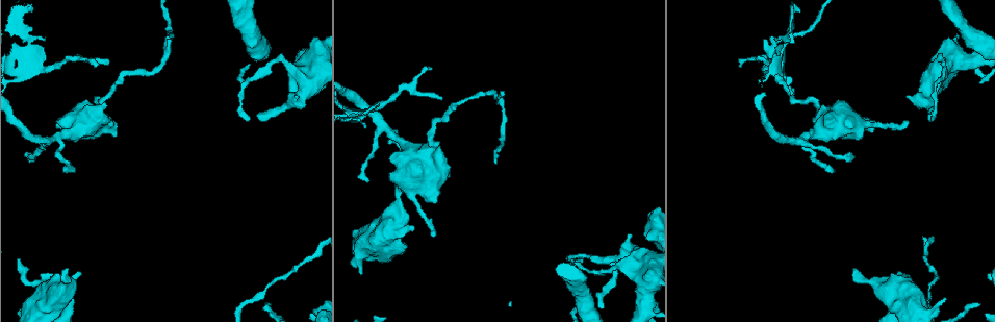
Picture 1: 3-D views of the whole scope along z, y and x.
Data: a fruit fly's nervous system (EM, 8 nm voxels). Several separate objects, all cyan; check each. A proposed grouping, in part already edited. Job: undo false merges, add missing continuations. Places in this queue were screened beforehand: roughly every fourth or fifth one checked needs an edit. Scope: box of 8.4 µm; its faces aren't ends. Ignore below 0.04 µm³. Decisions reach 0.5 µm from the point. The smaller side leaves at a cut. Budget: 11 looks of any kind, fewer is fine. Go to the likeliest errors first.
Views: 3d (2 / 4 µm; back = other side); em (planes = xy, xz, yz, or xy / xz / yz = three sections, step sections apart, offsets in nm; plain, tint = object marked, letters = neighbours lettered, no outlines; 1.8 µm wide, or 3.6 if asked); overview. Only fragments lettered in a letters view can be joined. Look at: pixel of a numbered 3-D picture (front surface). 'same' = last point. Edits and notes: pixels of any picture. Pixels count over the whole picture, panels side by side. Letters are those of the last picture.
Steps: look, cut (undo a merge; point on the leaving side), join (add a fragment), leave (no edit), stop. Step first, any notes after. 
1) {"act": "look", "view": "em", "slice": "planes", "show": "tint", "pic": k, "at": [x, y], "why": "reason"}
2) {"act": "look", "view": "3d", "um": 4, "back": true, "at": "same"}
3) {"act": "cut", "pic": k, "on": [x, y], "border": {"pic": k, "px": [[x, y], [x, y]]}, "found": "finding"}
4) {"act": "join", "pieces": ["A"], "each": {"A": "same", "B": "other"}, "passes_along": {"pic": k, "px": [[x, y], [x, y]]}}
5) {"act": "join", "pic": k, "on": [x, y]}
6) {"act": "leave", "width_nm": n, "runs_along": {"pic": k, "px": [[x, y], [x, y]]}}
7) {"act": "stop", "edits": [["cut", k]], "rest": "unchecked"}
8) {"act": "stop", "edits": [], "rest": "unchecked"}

{"act": "look", "view": "em", "slice": "planes", "show": "letters", "pic": 1, "at": [258, 116], "why": "branch stops here"}

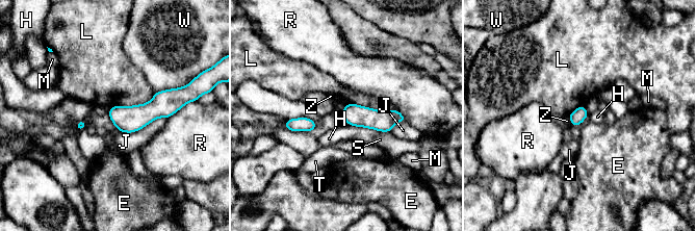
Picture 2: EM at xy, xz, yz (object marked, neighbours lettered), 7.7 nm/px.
{"act": "leave", "each": {"E": "other", "H": "other", "J": "other", "L": "other", "M": "other", "R": "other", "S": "other", "T": "other", "W": "other", "Z": "other"}, "runs_along": {"pic": 2, "px": [[344, 111], [367, 118], [402, 119]]}, "found": "none of them fits"}

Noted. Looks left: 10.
{"act": "look", "view": "em", "slice": "planes", "show": "letters", "pic": 1, "at": [362, 273], "why": "free end"}

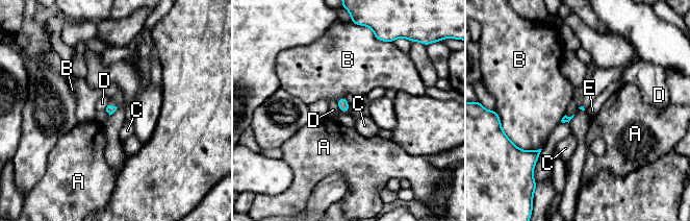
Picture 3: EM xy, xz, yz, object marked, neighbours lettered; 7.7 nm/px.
{"act": "leave", "each": {"A": "other", "B": "other", "C": "other", "D": "other", "E": "other"}, "border": {"pic": 3, "px": [[105, 109], [109, 115]]}, "found": "no lettered fragment goes on from it"}

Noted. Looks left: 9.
{"act": "look", "view": "3d", "um": 4, "pic": 1, "at": [413, 226], "why": "branch stops here"}

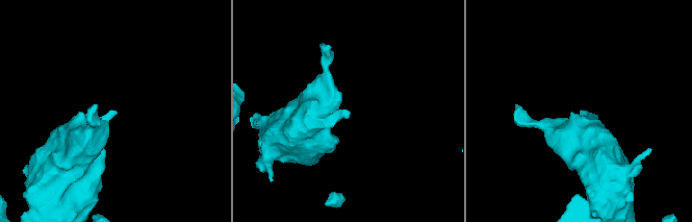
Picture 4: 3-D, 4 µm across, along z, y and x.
{"act": "look", "view": "em", "slice": "planes", "show": "letters", "pic": 4, "at": [348, 113]}

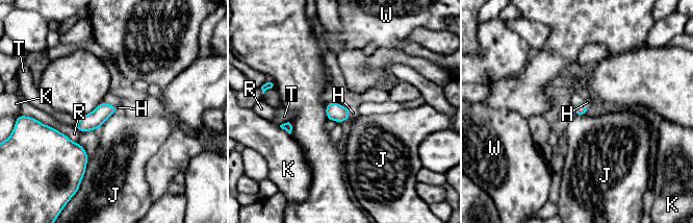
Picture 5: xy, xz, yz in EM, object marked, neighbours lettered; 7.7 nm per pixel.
{"act": "join", "pieces": ["H"], "longest_contact_nm": ["R", 340], "each": {"H": "same", "J": "other", "K": "other", "R": "other", "T": "other", "W": "other"}, "found": "it goes on there"}

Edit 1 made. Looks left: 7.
{"act": "look", "view": "em", "slice": "planes", "show": "letters", "pic": 1, "at": [832, 170], "why": "thin end"}

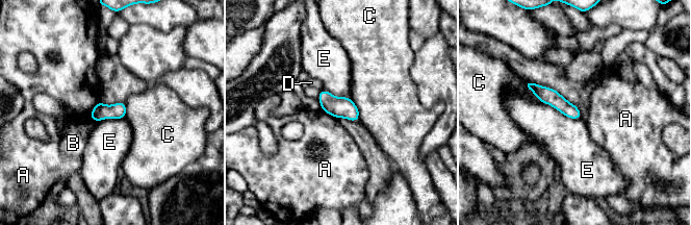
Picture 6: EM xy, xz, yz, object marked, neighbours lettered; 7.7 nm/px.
{"act": "leave", "each": {"A": "other", "B": "other", "C": "other", "D": "other", "E": "other"}, "found": "none of them fits"}

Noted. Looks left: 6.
{"act": "stop", "edits": [["join", 5]], "rest": "unchecked"}

